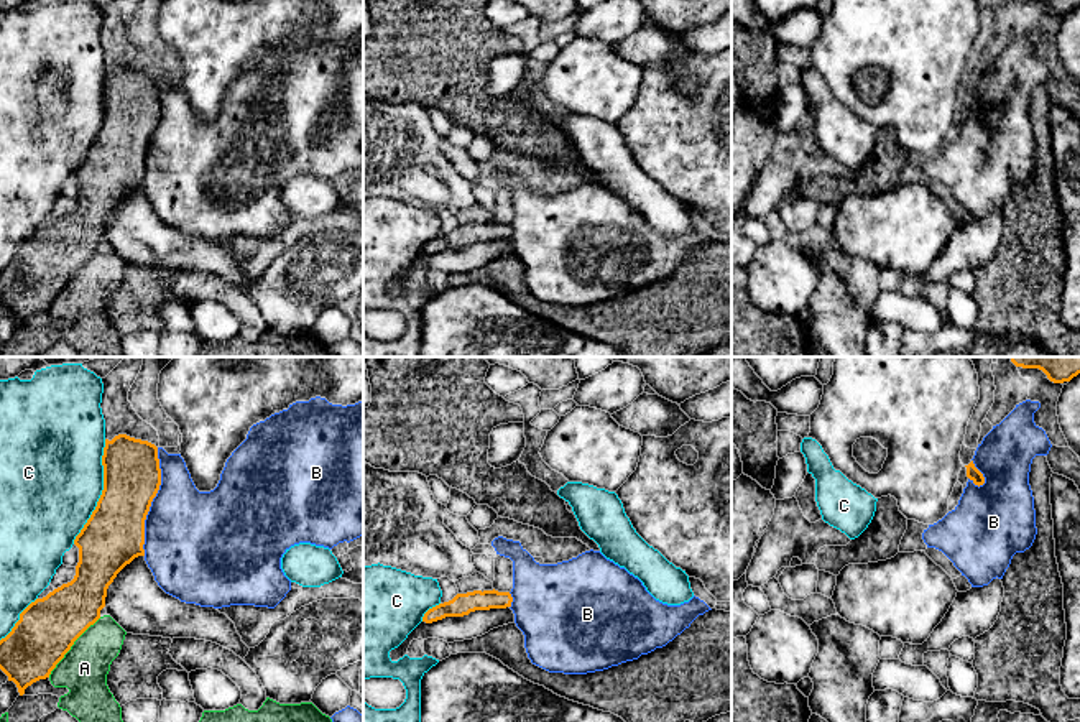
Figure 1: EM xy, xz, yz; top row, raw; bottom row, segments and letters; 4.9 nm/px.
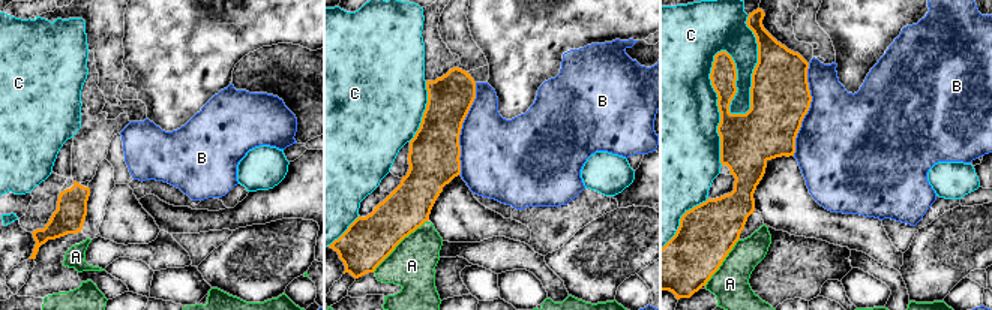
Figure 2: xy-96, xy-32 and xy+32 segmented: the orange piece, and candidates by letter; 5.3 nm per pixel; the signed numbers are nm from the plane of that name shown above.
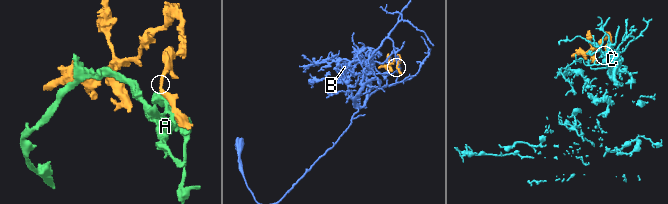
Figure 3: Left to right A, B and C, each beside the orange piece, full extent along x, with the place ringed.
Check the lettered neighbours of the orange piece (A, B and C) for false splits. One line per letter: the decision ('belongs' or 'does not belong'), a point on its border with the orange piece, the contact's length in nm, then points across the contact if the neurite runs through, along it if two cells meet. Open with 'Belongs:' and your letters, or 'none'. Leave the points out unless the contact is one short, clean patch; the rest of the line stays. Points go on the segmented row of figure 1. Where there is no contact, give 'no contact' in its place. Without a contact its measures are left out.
Belongs: none
A: does not belong; contact xy (71, 645); length 400 nm
B: does not belong; contact xy (152, 500); length 550 nm
C: does not belong; contact xy (102, 492); length 550 nm

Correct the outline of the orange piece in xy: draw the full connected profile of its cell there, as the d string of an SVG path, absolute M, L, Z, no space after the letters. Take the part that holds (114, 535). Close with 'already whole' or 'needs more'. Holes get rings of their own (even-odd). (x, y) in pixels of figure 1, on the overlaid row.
M118 434L105 439L104 490L90 518L76 536L79 562L71 582L31 602L12 632L0 640L0 669L18 687L20 696L39 679L49 678L74 641L100 618L107 589L135 558L145 556L145 520L161 485L158 447L148 441Z; already whole

